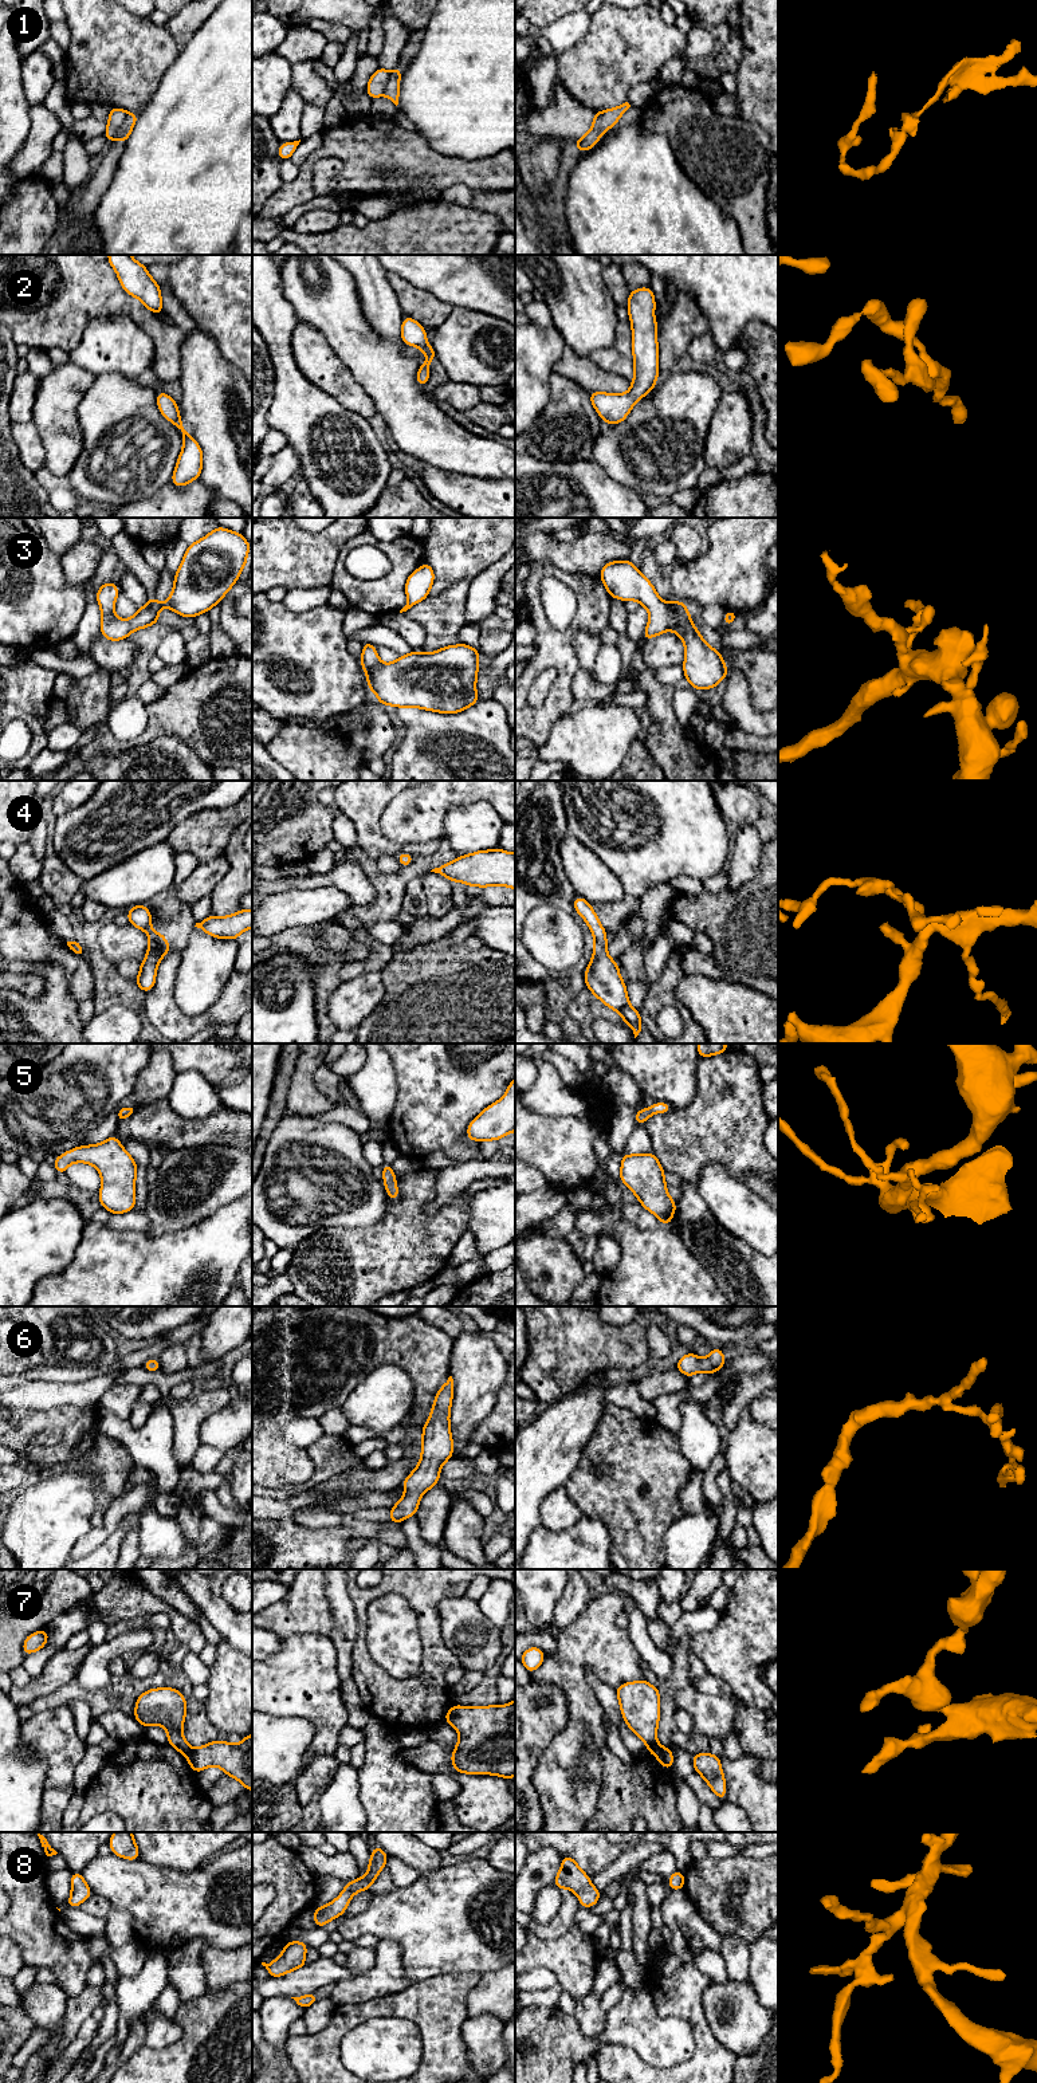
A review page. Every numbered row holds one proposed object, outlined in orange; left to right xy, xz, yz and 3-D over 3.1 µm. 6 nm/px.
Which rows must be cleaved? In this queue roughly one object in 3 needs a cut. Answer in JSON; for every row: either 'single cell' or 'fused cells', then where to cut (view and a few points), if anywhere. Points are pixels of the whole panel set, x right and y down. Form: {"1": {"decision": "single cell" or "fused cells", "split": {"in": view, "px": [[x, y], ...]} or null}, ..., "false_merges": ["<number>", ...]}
{"1": {"decision": "fused cells", "split": {"in": "xy", "px": [[126, 111], [122, 128], [114, 138]]}}, "2": {"decision": "single cell", "split": null}, "3": {"decision": "single cell", "split": null}, "4": {"decision": "single cell", "split": null}, "5": {"decision": "single cell", "split": null}, "6": {"decision": "single cell", "split": null}, "7": {"decision": "fused cells", "split": {"in": "yz", "px": [[667, 1748], [655, 1755]]}}, "8": {"decision": "single cell", "split": null}, "false_merges": ["1", "7"]}

